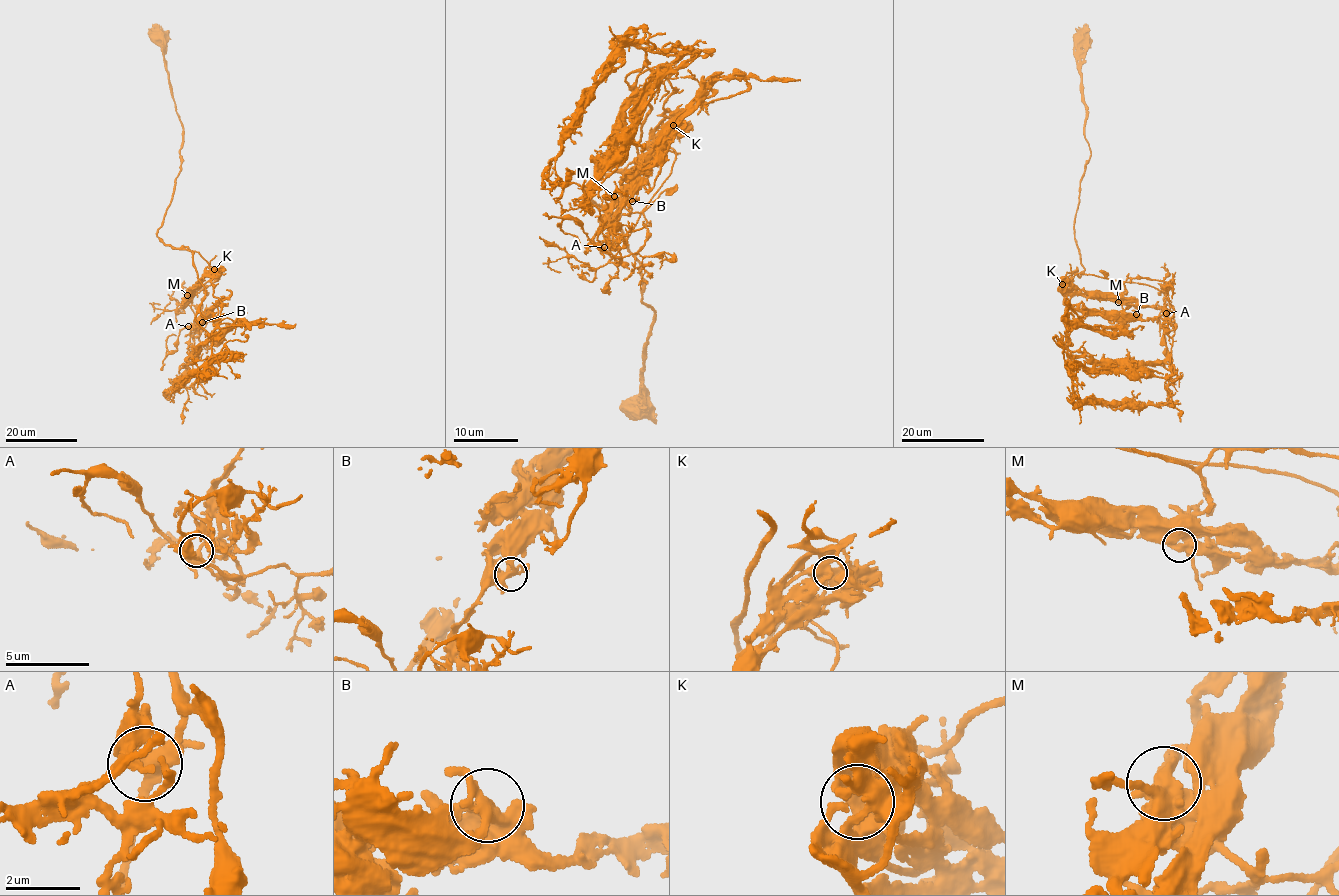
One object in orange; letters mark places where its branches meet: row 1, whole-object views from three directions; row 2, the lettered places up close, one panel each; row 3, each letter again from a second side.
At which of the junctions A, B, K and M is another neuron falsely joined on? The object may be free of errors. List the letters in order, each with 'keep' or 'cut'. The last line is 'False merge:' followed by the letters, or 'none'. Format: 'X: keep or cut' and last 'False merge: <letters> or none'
A: keep
B: keep
K: keep
M: keep
False merge: none

